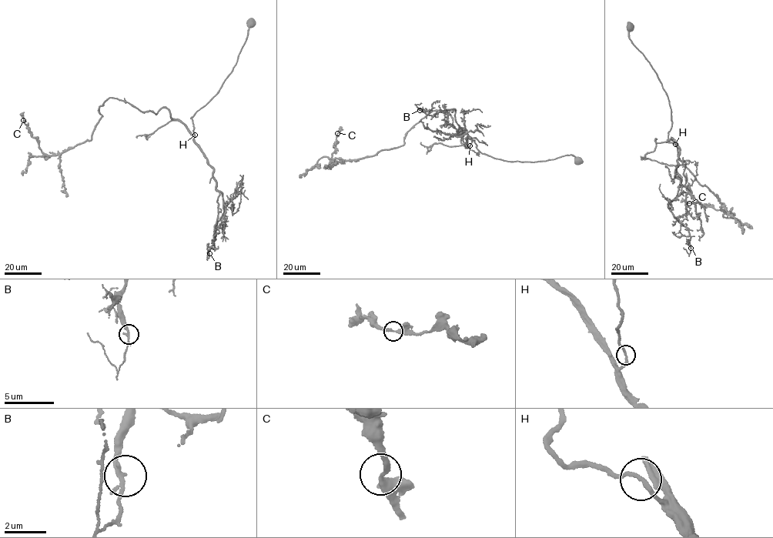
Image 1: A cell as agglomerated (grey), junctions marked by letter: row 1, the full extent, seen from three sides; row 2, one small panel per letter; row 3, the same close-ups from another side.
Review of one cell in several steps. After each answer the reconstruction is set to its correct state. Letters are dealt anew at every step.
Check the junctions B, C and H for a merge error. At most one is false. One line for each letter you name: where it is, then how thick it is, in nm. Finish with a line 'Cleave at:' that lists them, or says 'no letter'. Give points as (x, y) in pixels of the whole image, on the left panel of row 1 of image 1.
Cleave at: no letter

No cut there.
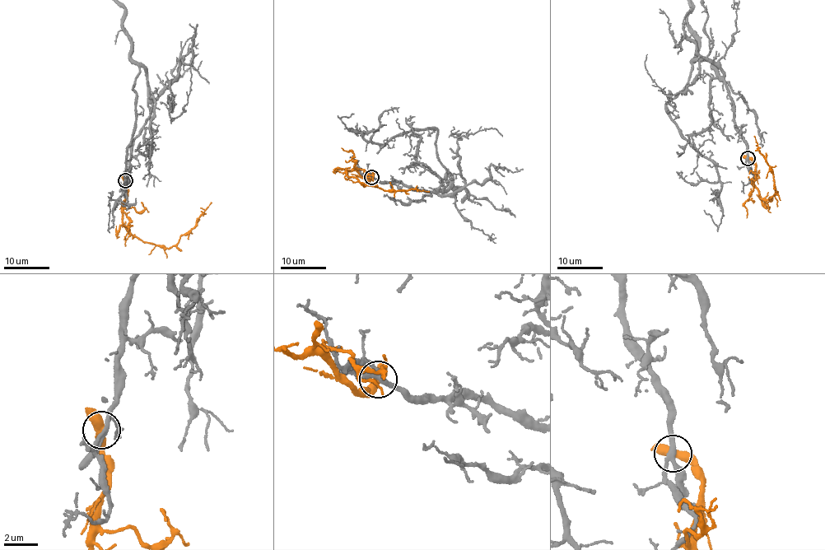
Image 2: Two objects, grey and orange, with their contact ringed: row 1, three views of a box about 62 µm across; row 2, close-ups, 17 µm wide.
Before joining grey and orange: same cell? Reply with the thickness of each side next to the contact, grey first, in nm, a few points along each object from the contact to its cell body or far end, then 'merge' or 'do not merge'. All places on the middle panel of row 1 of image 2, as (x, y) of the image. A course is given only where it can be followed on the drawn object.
260 nm thick on the grey side, 480 nm on the other; orange runs (372, 177), (365, 180), (354, 169), (345, 170), (350, 177), (386, 190), (428, 191); do not merge

